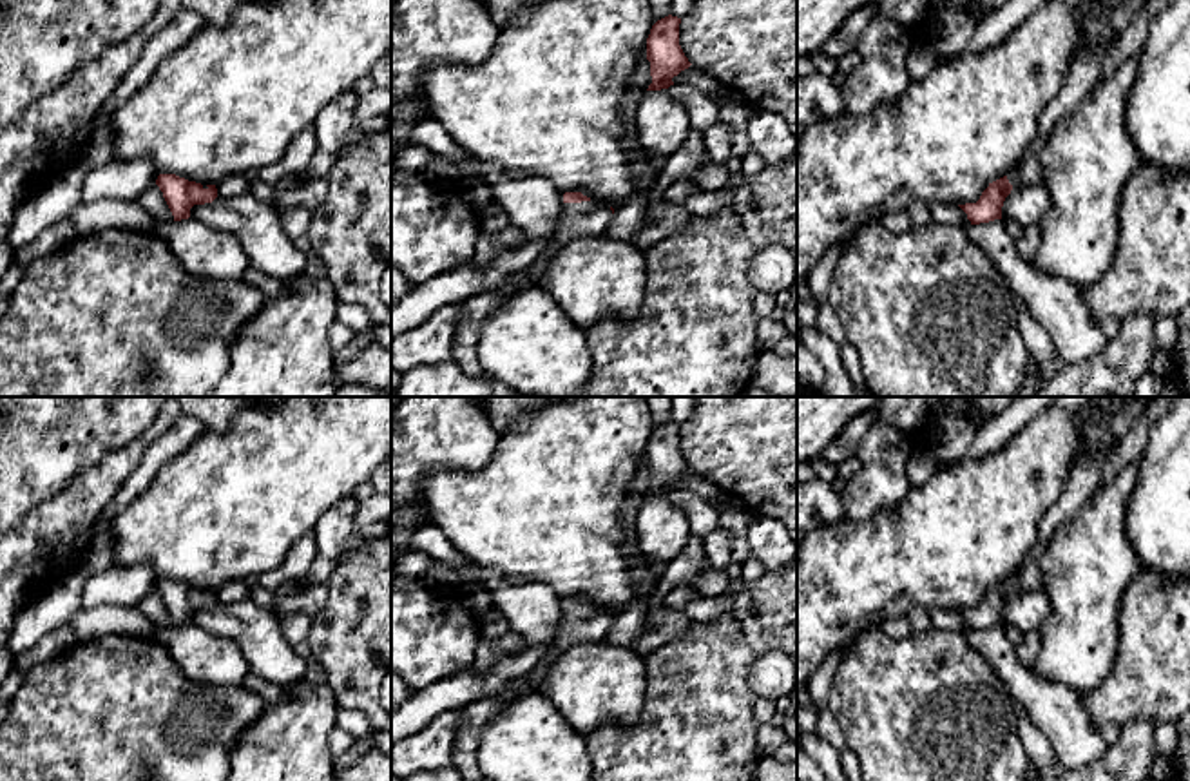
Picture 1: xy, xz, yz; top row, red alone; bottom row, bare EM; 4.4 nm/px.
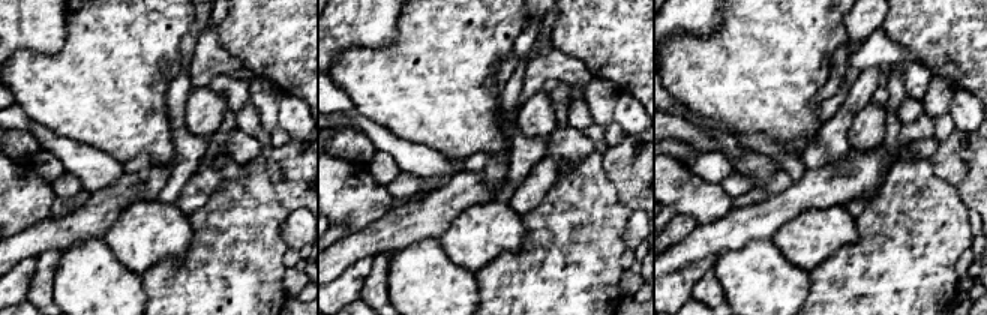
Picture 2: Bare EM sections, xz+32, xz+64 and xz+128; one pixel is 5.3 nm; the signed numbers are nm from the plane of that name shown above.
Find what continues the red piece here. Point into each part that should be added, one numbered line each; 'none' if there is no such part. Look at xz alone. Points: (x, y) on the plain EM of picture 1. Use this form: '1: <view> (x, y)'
1: xz (589, 624)

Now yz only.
1: yz (1027, 577)

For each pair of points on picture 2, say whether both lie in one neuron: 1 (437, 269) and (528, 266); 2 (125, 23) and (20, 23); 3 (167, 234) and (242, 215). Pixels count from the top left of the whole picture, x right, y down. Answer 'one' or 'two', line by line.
1: two
2: two
3: two

